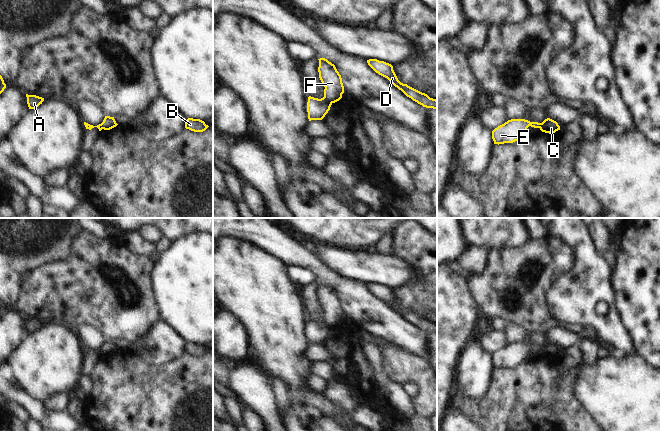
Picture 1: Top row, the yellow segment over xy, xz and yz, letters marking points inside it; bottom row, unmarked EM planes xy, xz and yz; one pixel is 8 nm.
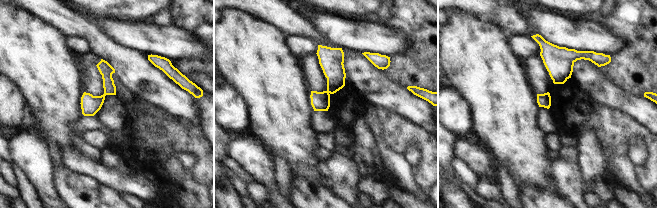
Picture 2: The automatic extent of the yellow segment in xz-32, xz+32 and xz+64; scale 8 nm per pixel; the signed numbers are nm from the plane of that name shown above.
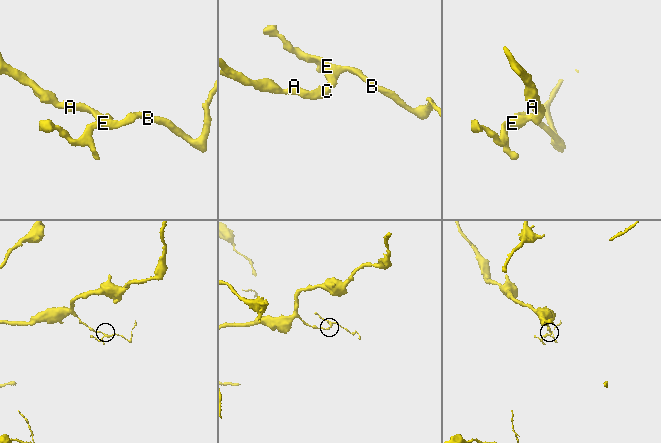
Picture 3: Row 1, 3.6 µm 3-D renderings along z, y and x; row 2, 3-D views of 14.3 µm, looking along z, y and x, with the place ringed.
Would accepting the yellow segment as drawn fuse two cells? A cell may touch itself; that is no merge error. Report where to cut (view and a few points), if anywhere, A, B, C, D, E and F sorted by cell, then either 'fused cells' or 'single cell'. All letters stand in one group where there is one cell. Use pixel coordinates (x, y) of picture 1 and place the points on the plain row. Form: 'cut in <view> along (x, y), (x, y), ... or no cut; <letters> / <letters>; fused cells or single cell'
cut in xz along (324, 320), (331, 327); A C / B D E F; fused cells

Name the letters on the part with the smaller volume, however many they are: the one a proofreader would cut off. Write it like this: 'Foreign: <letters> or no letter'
Foreign: B, D, E, F.

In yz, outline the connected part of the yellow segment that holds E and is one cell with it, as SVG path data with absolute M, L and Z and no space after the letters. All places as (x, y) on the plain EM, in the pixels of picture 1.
M511 343L492 355L494 368L513 367L524 361L527 352L540 352L541 347L530 346L525 343Z

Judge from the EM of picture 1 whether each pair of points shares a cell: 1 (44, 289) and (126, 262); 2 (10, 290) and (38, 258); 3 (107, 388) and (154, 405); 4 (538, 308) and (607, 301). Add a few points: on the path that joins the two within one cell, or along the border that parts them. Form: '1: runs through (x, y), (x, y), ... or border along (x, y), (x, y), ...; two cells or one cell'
1: runs through (64, 289), (67, 289), (100, 259), (106, 260); one cell
2: runs through (10, 280), (28, 261); one cell
3: runs through (119, 388), (136, 405), (142, 405); one cell
4: border along (550, 284), (545, 293), (547, 310), (564, 323); two cells

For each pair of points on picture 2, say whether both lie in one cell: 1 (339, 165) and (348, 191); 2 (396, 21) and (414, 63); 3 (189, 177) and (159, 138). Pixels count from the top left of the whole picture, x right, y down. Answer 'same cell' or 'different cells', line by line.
1: same cell
2: same cell
3: same cell

